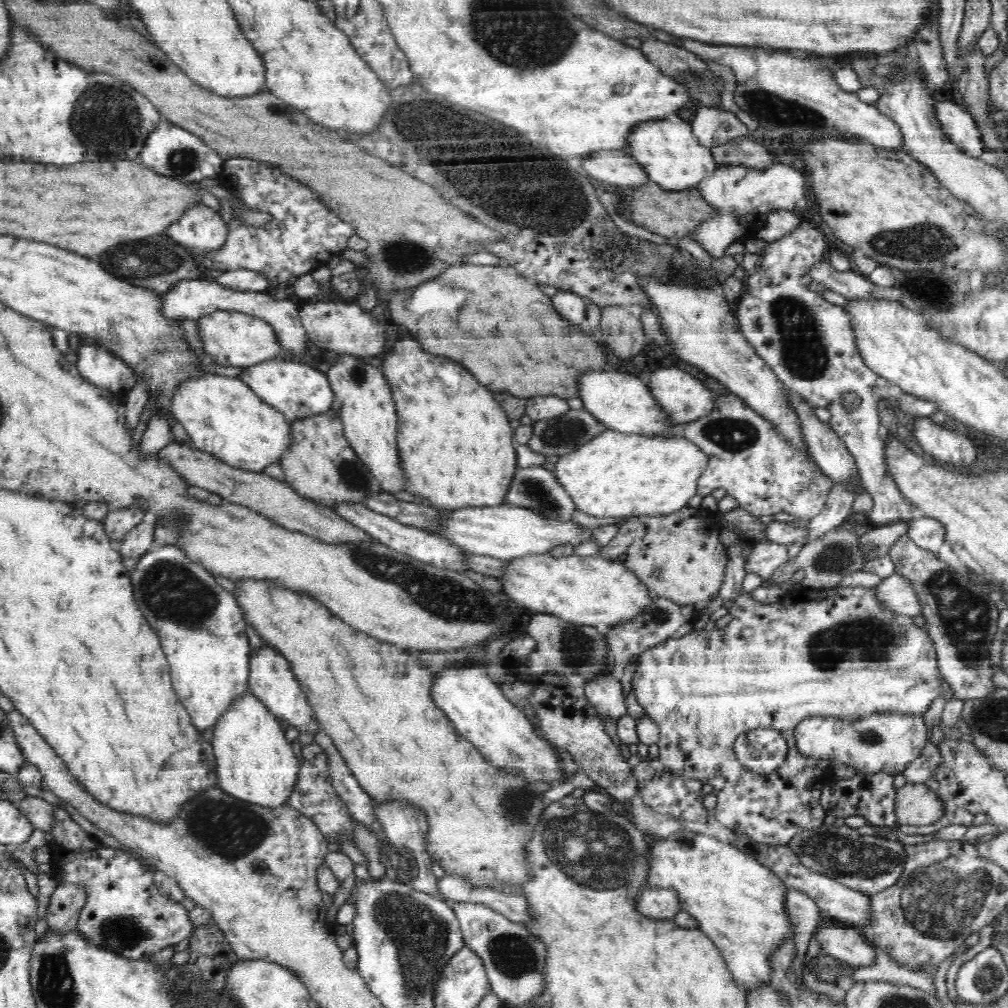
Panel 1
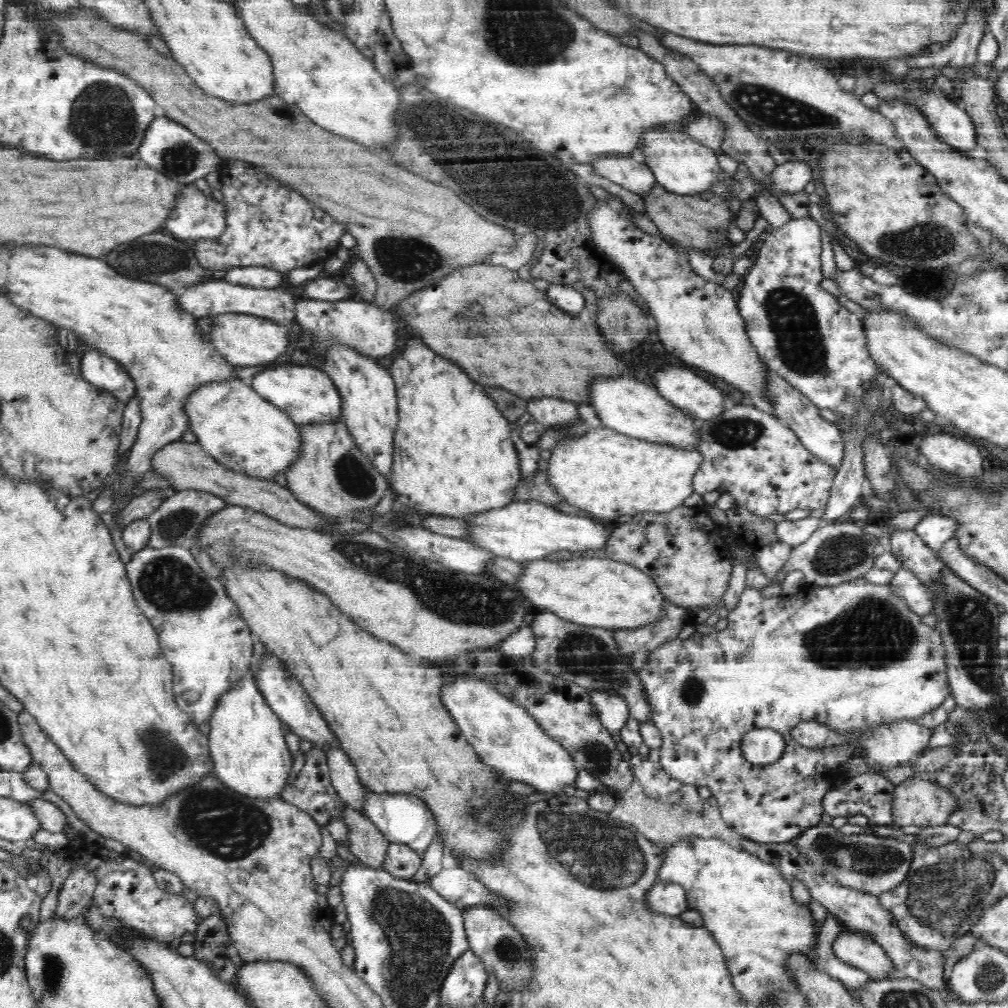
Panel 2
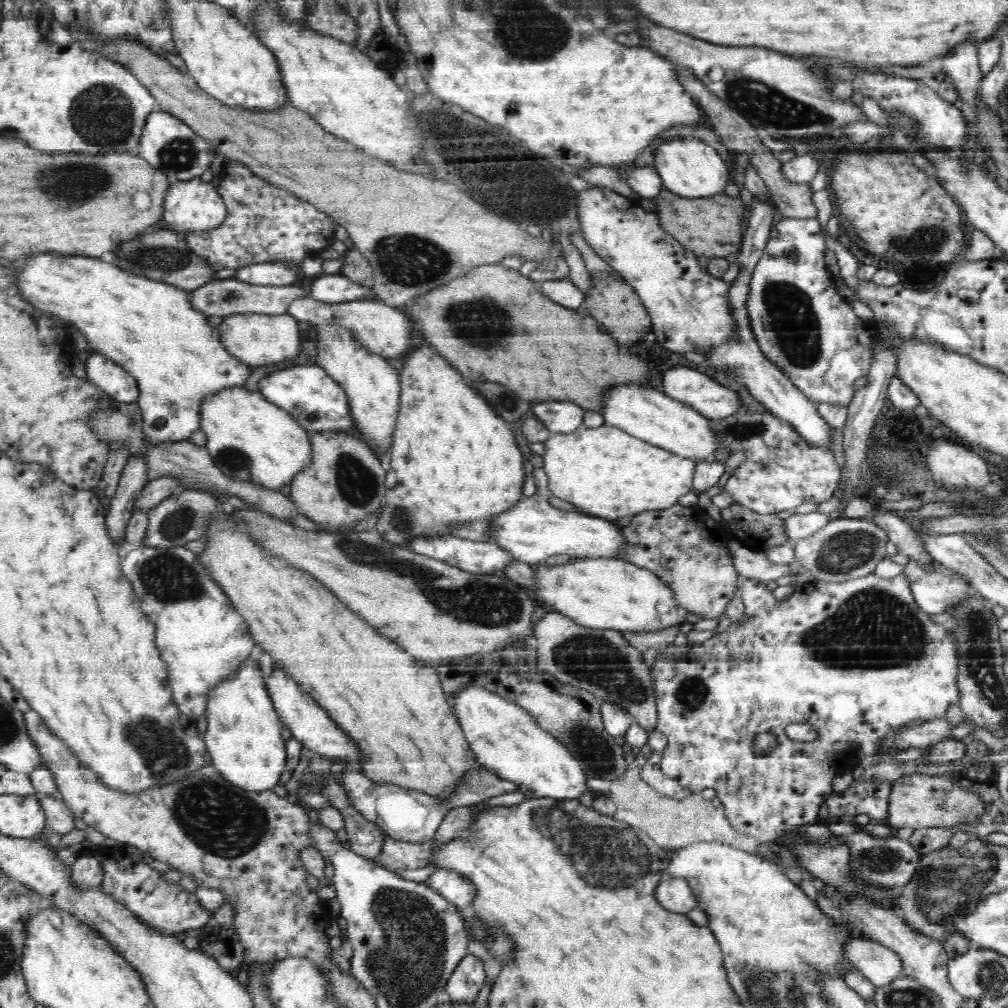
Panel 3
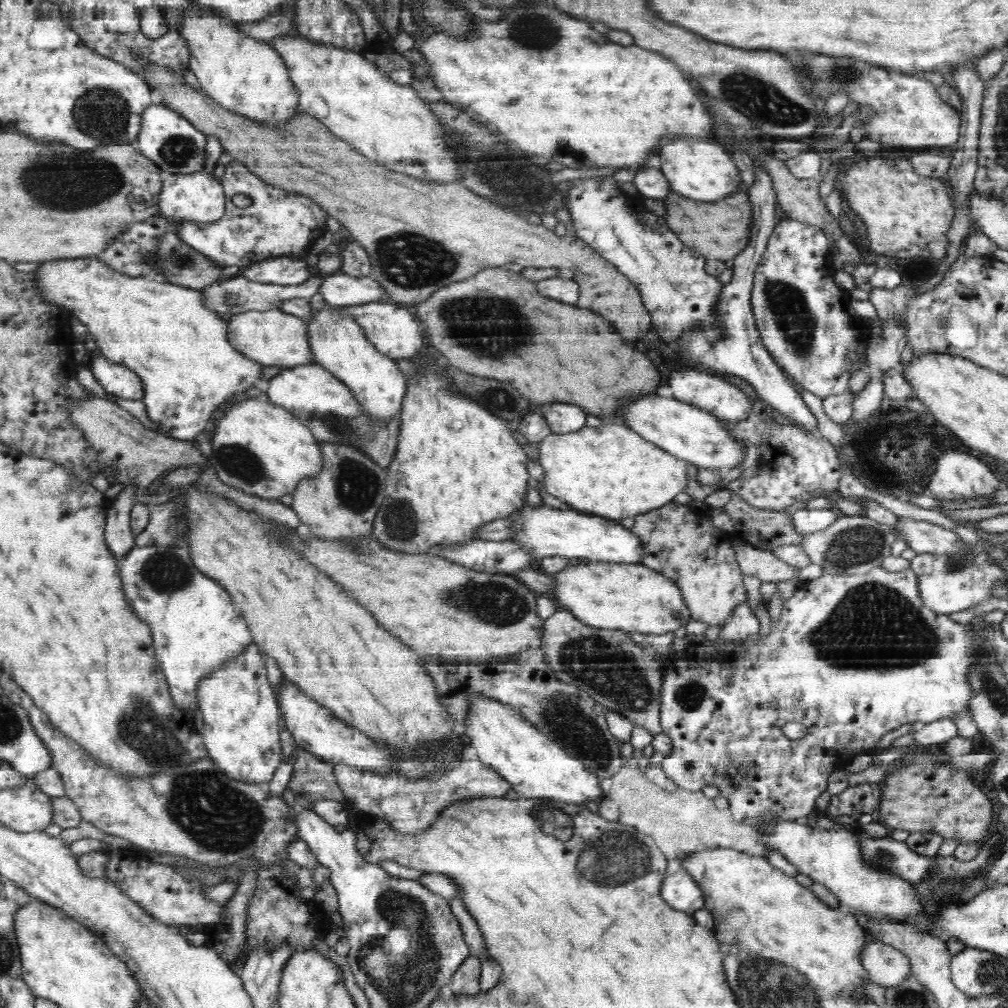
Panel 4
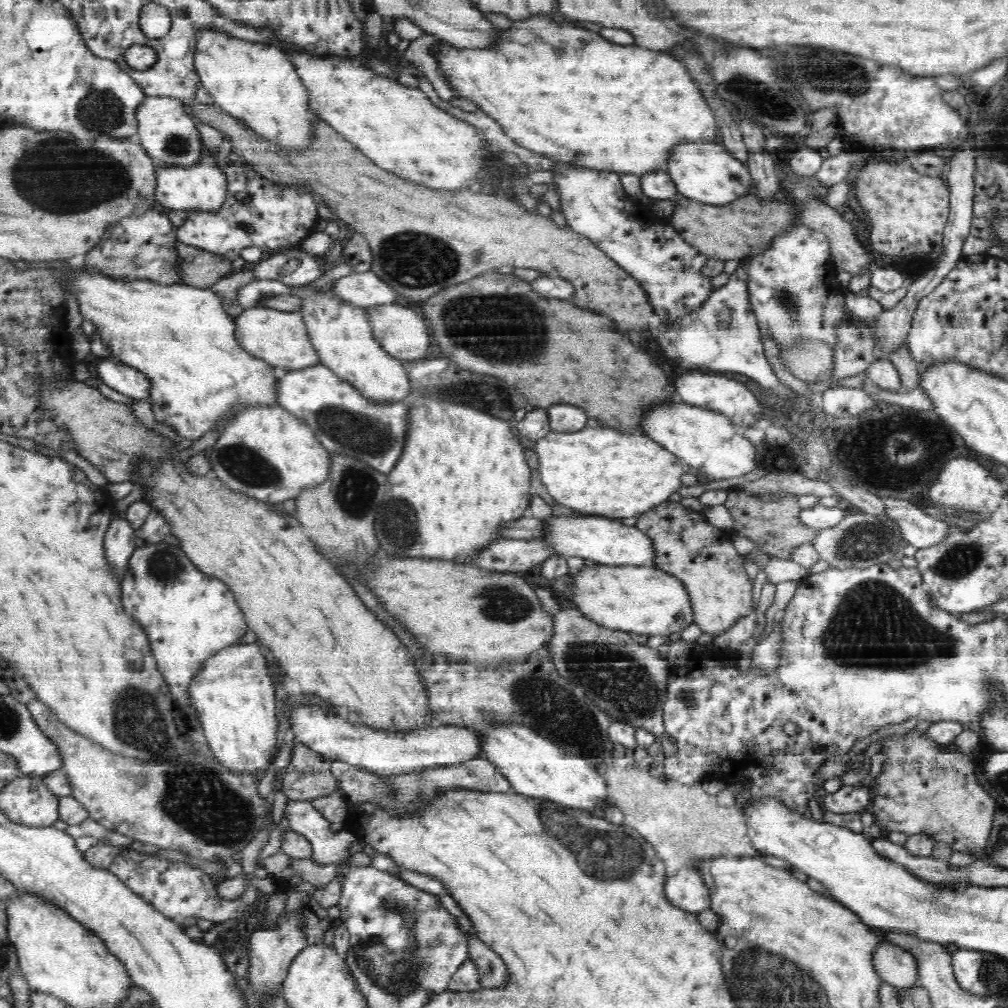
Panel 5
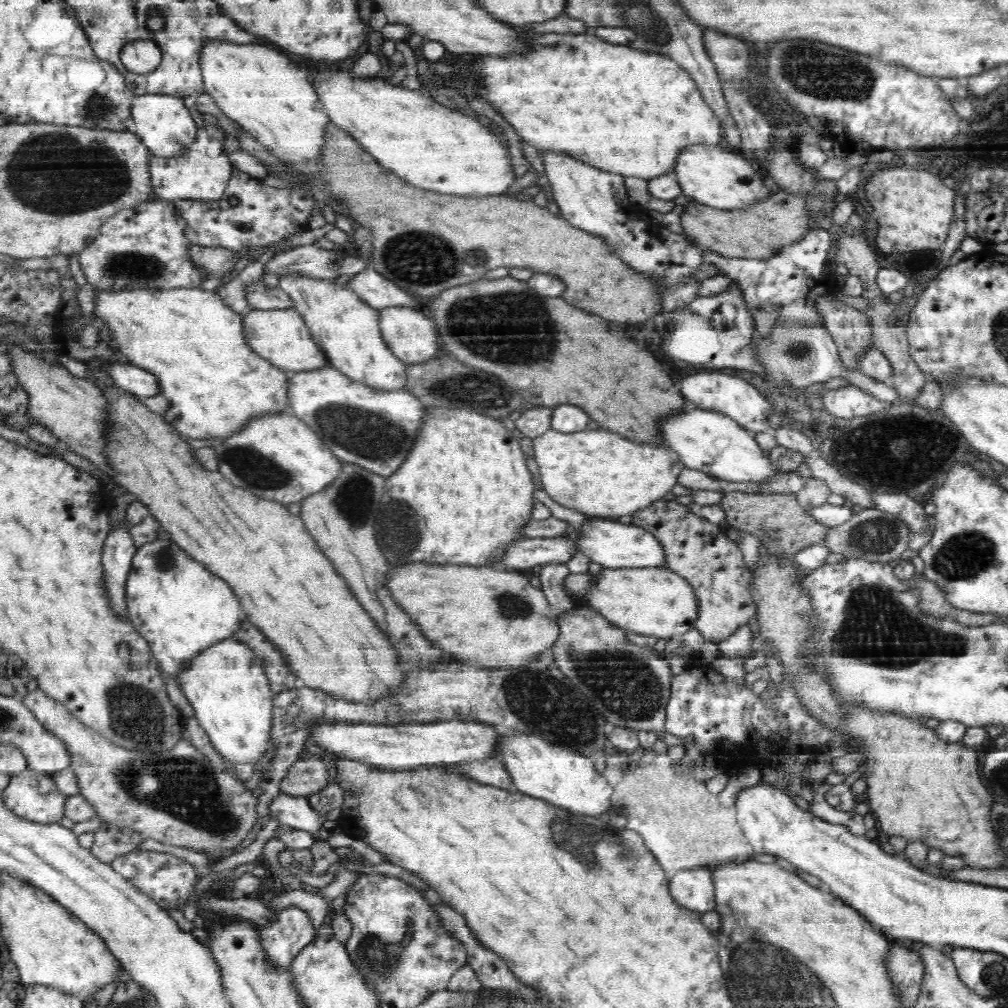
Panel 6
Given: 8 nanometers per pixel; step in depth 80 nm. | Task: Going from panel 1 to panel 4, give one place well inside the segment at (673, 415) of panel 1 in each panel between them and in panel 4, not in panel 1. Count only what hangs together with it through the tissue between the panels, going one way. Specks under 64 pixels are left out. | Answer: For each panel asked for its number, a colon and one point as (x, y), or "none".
2: (698, 398)
3: (685, 385)
4: (729, 403)

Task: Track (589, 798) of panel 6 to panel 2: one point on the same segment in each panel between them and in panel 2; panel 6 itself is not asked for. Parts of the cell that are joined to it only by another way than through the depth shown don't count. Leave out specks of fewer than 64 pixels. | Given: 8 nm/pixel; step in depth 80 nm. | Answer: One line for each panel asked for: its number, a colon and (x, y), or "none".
2: (504, 735)
3: (505, 739)
4: (536, 767)
5: (536, 767)

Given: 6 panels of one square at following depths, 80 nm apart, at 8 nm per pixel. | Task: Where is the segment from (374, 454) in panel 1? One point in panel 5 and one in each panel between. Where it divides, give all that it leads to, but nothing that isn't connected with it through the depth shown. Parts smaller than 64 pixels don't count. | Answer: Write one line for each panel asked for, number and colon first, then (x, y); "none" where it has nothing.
2: (369, 403)
3: (373, 387)
4: (338, 343)
5: (341, 332)

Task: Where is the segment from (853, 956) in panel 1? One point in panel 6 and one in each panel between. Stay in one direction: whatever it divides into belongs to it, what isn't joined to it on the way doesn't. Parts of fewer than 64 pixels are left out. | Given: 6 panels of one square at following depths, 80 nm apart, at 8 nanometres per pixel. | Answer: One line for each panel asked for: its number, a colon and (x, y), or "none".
2: (856, 949)
3: (881, 965)
4: (886, 966)
5: (895, 966)
6: (905, 968)

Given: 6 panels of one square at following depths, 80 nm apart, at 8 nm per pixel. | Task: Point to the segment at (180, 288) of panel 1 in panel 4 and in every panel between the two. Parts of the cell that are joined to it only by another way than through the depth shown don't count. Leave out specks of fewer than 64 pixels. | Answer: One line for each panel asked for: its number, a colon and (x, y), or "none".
2: (209, 298)
3: (223, 297)
4: (237, 294)

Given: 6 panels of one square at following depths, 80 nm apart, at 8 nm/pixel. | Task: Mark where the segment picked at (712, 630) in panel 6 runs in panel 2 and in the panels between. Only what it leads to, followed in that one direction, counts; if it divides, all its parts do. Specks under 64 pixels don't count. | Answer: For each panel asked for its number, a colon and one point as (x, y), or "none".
2: (682, 550)
3: (684, 546)
4: (683, 544)
5: (703, 556)

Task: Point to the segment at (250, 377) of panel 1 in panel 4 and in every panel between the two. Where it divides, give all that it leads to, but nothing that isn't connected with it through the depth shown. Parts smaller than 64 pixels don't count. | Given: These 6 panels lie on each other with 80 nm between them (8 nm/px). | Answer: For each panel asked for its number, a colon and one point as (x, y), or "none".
2: (307, 394)
3: (308, 393)
4: (321, 401)

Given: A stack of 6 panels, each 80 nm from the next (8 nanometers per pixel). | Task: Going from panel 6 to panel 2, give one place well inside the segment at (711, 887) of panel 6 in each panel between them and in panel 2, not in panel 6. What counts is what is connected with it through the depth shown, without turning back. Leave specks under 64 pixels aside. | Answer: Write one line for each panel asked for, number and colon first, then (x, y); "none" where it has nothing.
2: (669, 898)
3: (675, 893)
4: (679, 891)
5: (686, 889)

